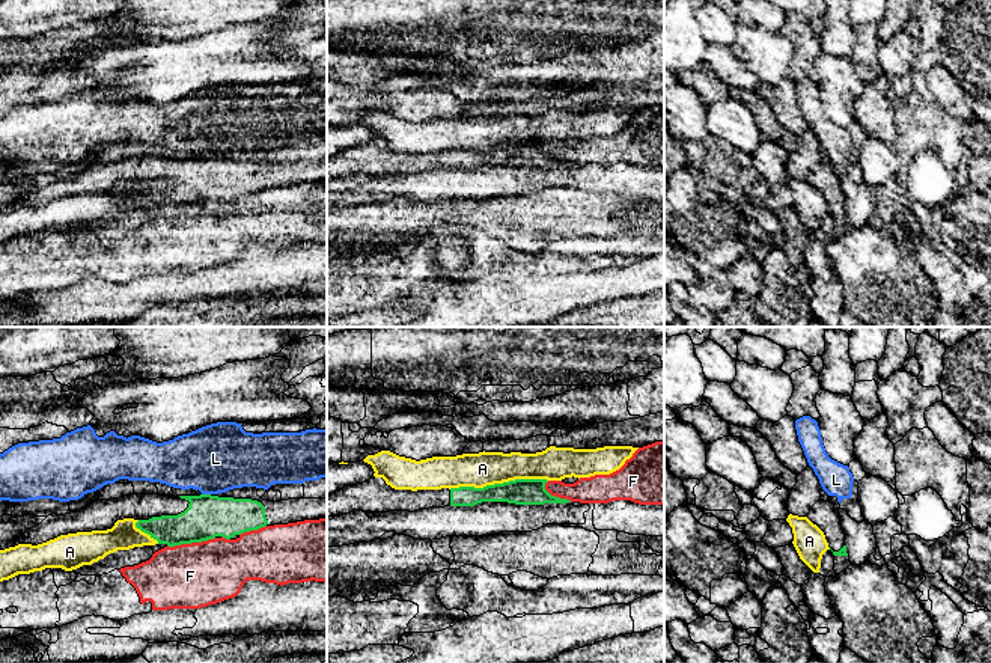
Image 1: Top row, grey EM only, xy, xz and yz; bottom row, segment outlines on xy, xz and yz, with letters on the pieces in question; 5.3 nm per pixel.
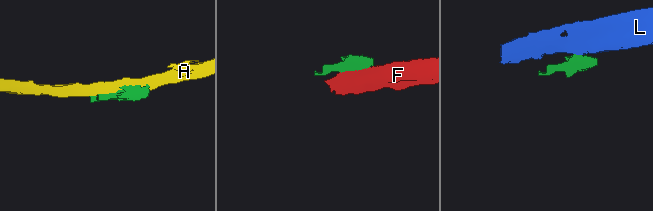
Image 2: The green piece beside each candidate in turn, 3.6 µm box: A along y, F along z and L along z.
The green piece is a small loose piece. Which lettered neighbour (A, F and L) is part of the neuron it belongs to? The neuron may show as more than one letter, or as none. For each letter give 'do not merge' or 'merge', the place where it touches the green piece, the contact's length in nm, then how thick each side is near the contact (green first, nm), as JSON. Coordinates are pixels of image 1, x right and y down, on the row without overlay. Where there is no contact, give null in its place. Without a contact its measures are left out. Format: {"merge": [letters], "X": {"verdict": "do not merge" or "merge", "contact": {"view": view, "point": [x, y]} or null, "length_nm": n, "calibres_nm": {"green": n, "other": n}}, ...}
{"merge": [], "A": {"verdict": "do not merge", "contact": {"view": "xz", "point": [497, 146]}, "length_nm": 550, "calibres_nm": {"green": 140, "other": 180}}, "F": {"verdict": "do not merge", "contact": {"view": "xy", "point": [190, 205]}, "length_nm": 260, "calibres_nm": {"green": 220, "other": 360}}, "L": {"verdict": "do not merge", "contact": {"view": "xy", "point": [207, 157]}, "length_nm": 50, "calibres_nm": {"green": 220, "other": 360}}}

